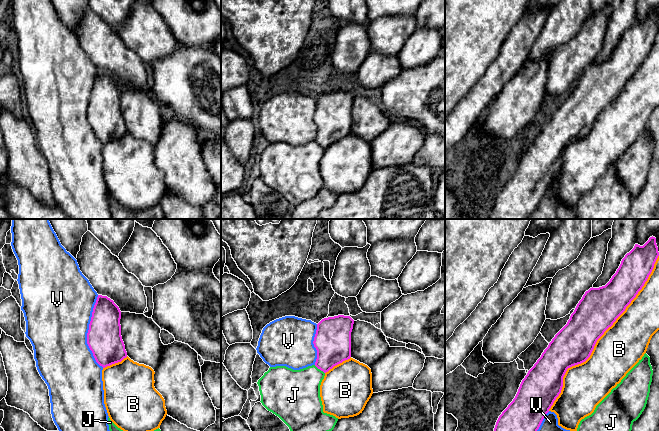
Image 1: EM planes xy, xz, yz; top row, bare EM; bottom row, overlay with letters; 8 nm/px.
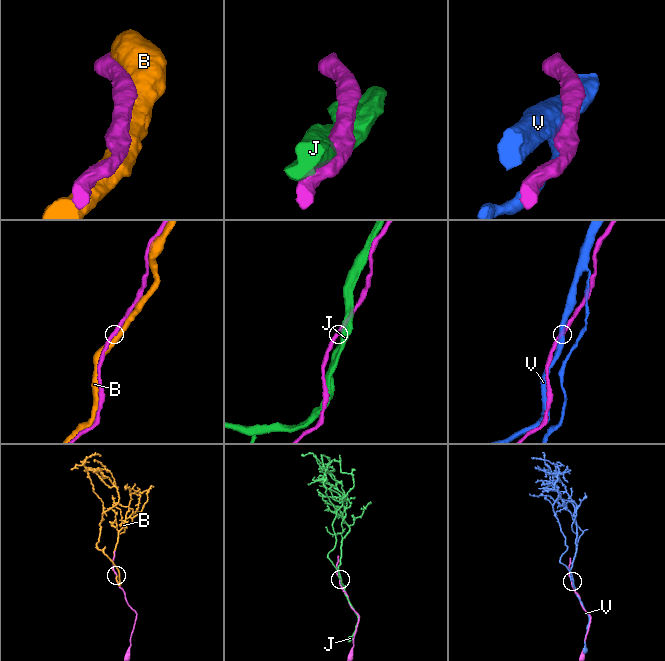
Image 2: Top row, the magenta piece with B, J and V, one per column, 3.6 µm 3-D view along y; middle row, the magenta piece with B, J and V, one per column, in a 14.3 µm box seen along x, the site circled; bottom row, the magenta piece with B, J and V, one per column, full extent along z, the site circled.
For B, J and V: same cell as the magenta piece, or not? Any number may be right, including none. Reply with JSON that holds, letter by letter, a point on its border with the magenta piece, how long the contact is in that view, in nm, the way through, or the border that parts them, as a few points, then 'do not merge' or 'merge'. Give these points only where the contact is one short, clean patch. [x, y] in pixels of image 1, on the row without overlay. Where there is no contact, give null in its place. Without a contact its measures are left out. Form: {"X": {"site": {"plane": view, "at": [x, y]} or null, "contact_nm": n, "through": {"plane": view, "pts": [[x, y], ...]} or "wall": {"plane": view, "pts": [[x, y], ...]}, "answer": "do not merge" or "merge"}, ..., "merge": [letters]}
{"B": {"site": {"plane": "yz", "at": [600, 112]}, "contact_nm": 1500, "answer": "merge"}, "J": {"site": {"plane": "xz", "at": [319, 144]}, "contact_nm": 110, "answer": "do not merge"}, "V": {"site": {"plane": "xy", "at": [88, 108]}, "contact_nm": 600, "answer": "do not merge"}, "merge": ["B"]}

